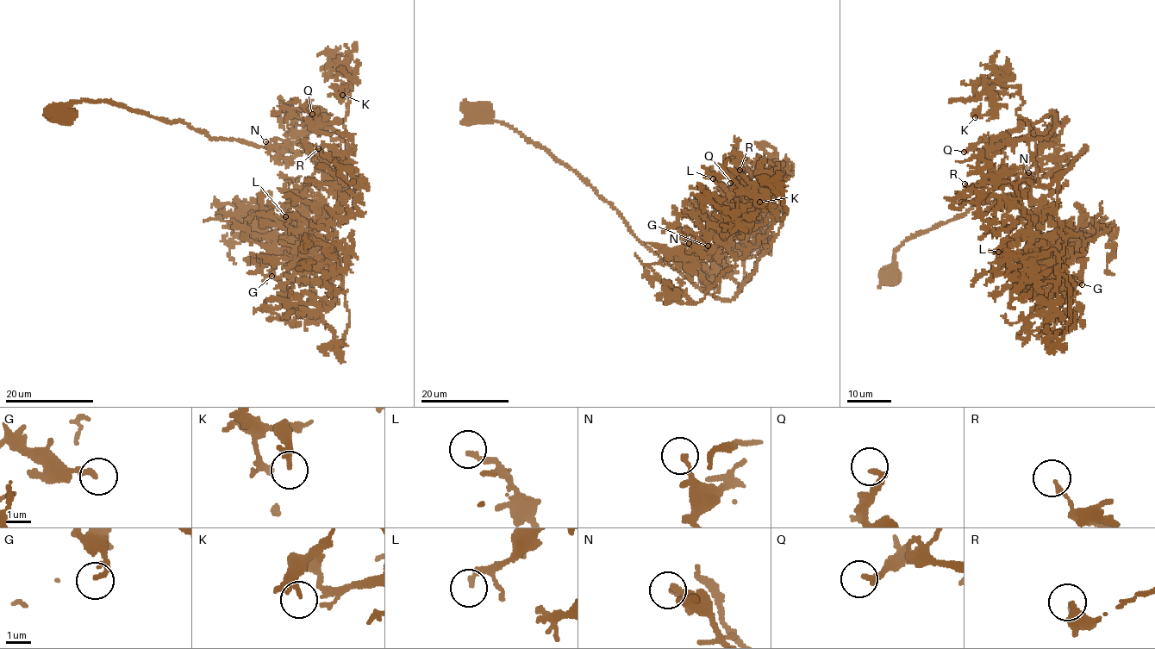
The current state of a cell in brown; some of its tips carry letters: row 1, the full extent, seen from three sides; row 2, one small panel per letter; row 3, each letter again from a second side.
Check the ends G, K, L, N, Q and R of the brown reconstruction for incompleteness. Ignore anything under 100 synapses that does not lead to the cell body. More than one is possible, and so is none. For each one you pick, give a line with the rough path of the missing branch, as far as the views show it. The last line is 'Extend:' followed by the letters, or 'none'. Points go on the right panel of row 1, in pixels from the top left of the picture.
Extend: none

